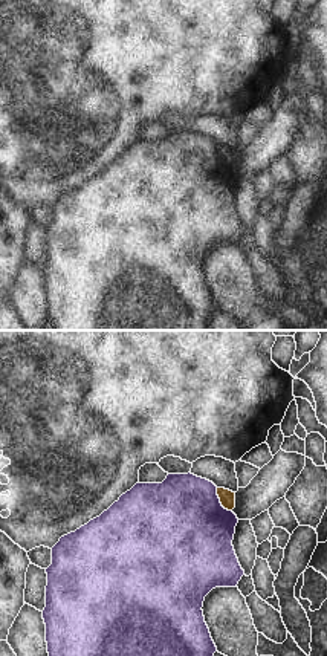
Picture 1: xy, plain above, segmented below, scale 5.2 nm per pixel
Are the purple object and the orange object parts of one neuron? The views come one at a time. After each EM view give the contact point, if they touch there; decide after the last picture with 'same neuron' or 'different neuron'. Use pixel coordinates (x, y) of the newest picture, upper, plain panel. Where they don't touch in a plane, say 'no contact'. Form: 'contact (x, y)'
contact (219, 159)

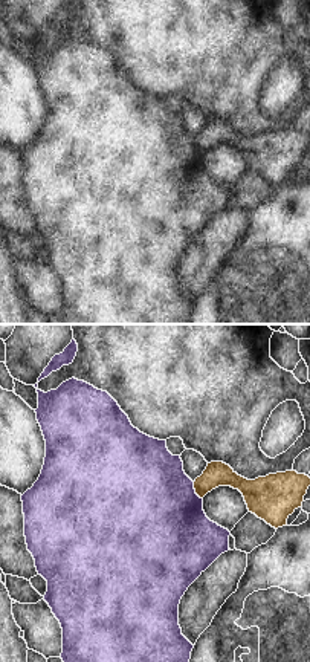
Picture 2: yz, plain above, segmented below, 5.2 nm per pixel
contact (194, 149)

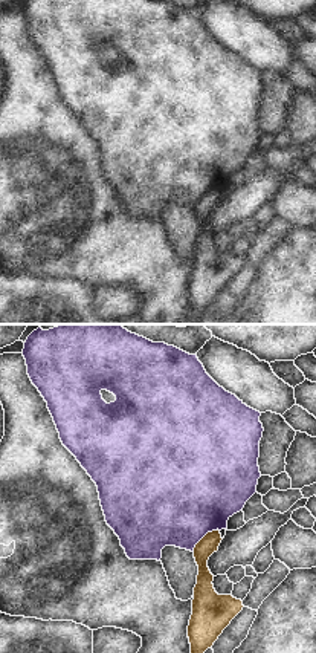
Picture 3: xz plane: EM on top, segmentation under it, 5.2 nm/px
contact (203, 193)

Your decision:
different neuron

